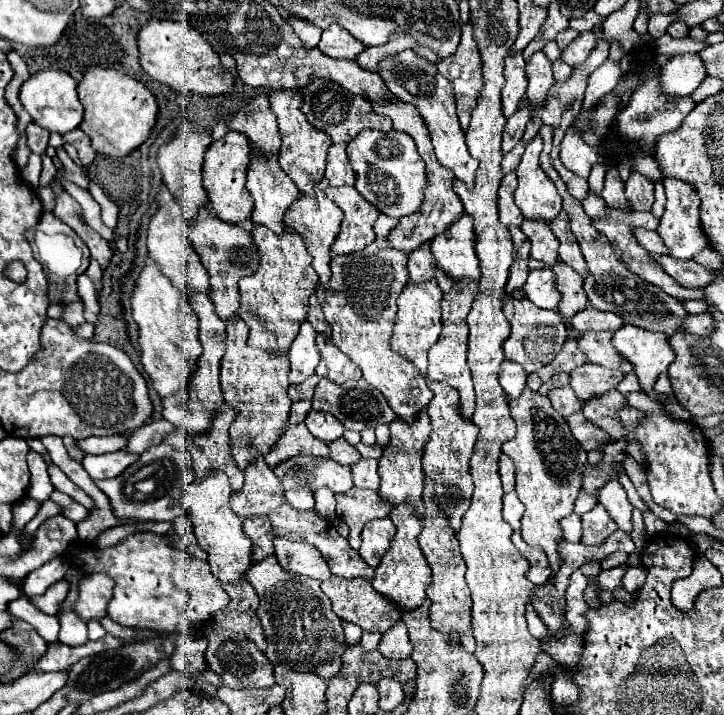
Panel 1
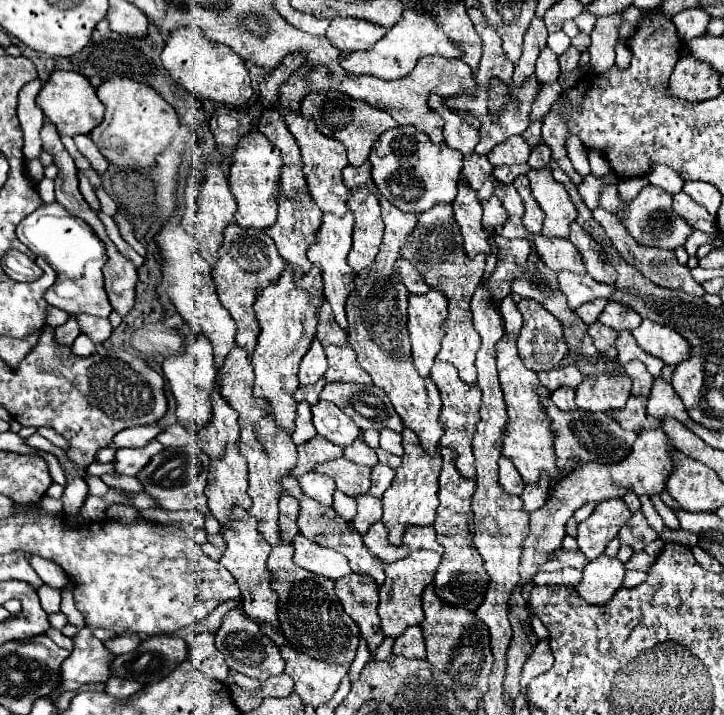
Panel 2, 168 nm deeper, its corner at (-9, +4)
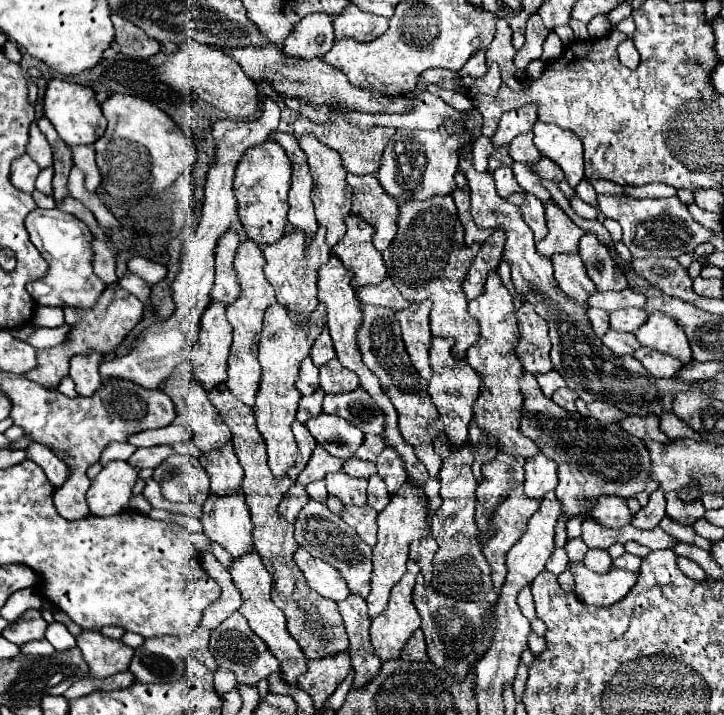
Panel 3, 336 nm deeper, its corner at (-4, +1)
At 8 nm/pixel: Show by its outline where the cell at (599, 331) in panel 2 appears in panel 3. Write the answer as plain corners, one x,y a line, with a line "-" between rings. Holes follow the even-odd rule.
608,330
604,334
602,342
606,348
610,348
618,356
632,354
634,350
640,348
640,342
634,338
634,334
622,334
622,332
614,332
614,330

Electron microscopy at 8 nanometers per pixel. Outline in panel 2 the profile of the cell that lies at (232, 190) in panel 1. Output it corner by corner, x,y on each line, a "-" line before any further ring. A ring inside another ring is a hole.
251,131
239,141
229,169
229,189
237,201
235,221
243,229
267,229
277,221
277,199
279,199
279,177
281,177
281,151
261,133

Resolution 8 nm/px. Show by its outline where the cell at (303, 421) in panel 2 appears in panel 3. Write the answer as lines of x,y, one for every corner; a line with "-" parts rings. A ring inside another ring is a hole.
298,420
292,424
292,432
294,432
296,444
298,444
298,460
296,460
296,464
288,470
288,476
290,476
292,480
296,480
296,476
298,476
298,474
302,472
302,468
306,466
306,462
308,462
314,446
316,446
316,440
314,440
314,436
306,430
306,426
304,426
302,422
298,422

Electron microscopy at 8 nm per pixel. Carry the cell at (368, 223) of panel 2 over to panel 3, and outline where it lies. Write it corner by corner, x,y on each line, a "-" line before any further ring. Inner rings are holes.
358,214
346,216
346,234
332,248
332,252
342,260
344,268
352,274
352,286
380,284
386,276
386,266
382,254
374,248
374,228

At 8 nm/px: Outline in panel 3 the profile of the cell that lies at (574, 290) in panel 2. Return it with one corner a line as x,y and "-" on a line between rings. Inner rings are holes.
628,288
622,290
622,292
600,292
600,290
596,290
588,298
588,306
596,306
596,308
602,308
606,312
614,312
614,310
620,310
620,308
626,308
626,306
642,308
644,302
646,302
644,294
632,292

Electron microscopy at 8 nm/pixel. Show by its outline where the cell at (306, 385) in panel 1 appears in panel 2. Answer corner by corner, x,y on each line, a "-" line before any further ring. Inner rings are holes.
321,377
315,385
301,385
301,387
295,391
295,395
293,395
295,401
297,401
297,403
305,401
305,403
309,403
309,405
313,407
313,405
319,401
319,393
321,393
321,389
325,387
325,383
327,383
327,381

